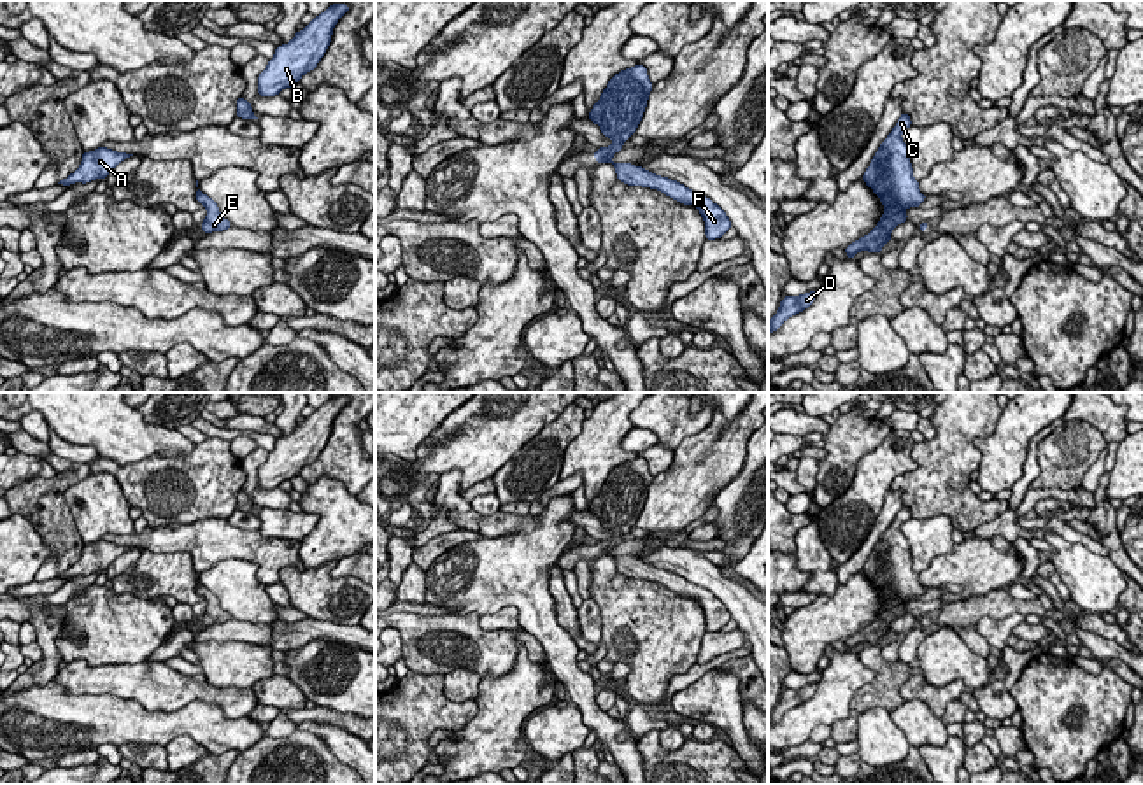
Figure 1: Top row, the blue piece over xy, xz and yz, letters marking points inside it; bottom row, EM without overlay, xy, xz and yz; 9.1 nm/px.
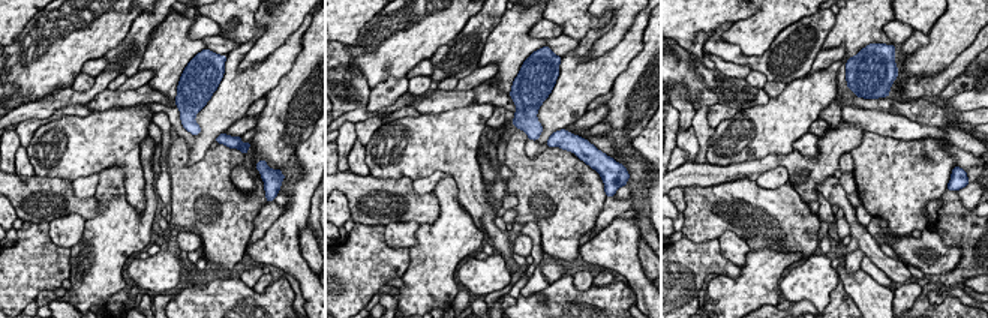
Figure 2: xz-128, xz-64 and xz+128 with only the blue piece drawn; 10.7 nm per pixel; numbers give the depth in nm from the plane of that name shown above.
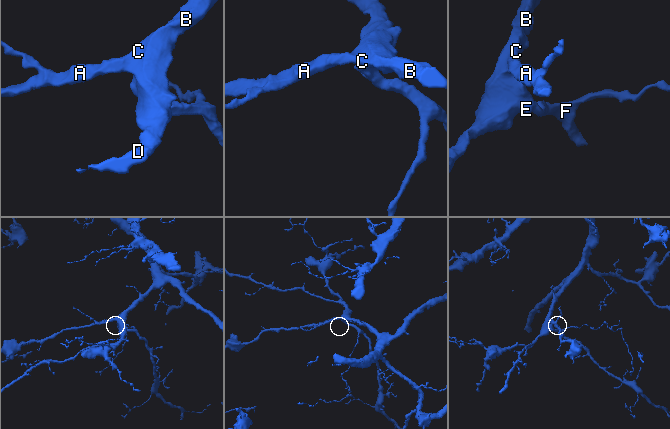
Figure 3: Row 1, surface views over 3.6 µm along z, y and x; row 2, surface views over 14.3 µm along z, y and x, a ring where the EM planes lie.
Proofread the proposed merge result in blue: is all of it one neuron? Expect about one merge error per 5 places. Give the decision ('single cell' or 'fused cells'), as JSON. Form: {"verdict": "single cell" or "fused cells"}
{"verdict": "single cell"}

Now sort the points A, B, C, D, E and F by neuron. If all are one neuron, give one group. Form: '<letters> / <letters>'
A B C D E F

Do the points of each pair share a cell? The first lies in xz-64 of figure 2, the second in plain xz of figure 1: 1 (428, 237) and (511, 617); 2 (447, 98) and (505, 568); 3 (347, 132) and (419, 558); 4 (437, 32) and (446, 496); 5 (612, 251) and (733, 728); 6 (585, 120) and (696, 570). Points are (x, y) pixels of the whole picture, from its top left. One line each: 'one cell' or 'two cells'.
1: two cells
2: two cells
3: two cells
4: two cells
5: one cell
6: two cells

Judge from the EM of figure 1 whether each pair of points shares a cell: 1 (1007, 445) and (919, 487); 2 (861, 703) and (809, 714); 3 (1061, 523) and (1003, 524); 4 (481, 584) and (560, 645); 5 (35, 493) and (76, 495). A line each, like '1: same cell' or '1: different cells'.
1: different cells
2: different cells
3: same cell
4: same cell
5: different cells

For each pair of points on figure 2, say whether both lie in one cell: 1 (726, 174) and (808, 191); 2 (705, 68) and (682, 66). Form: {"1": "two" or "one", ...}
{"1": "one", "2": "one"}

